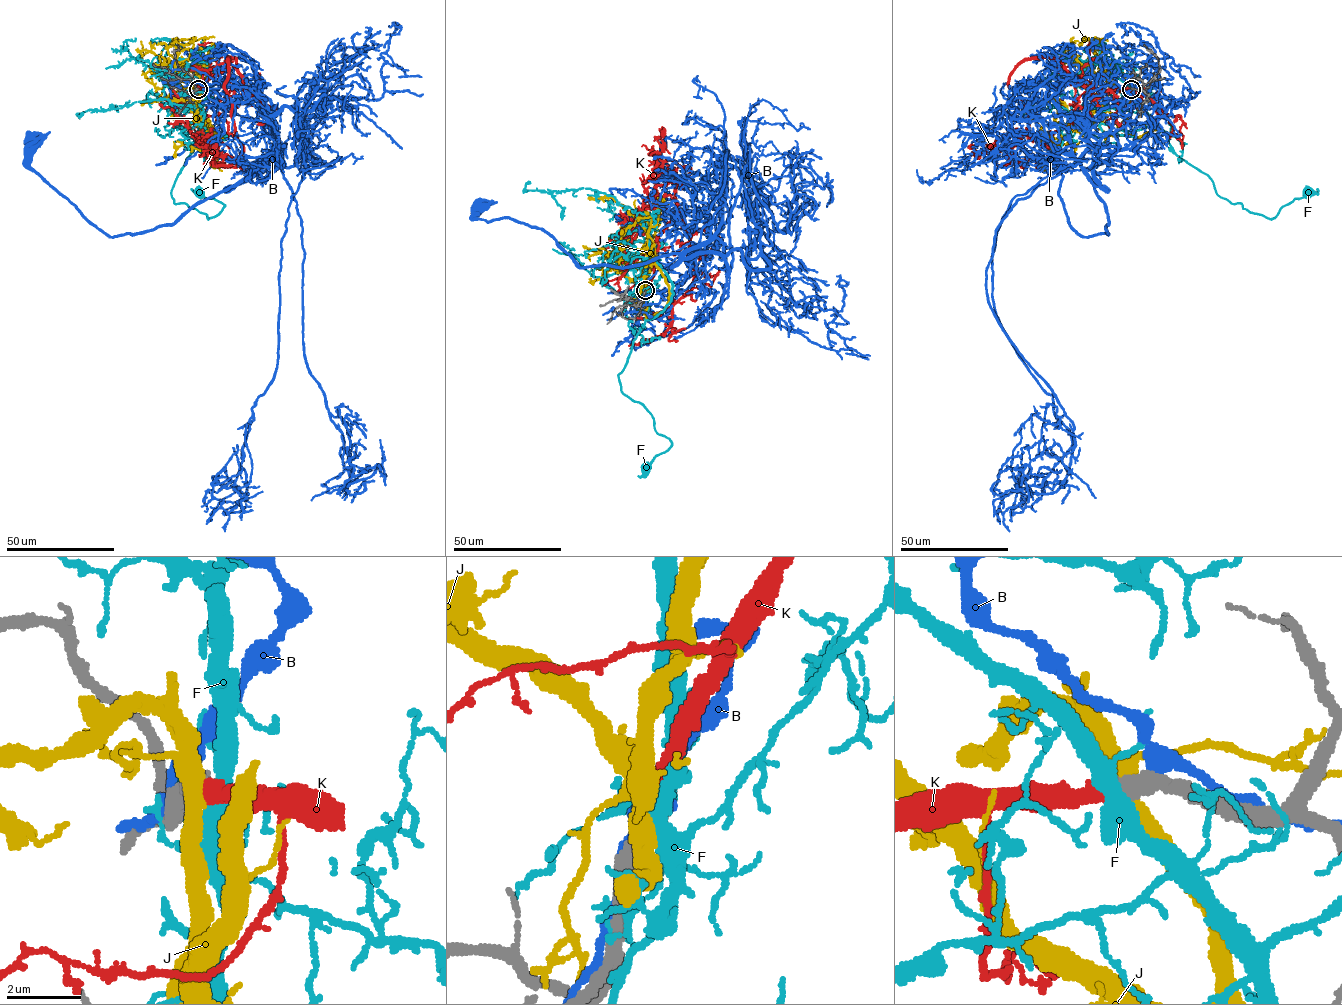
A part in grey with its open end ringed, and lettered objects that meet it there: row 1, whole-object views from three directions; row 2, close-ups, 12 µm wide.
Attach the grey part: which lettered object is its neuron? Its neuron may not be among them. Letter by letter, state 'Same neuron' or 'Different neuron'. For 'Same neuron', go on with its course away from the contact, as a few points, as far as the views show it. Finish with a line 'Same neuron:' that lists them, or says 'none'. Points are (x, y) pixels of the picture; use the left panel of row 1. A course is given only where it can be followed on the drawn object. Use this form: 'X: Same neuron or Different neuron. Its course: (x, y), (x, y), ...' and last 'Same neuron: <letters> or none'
B: Different neuron
F: Different neuron
J: Different neuron
K: Same neuron. Its course: (198, 89), (206, 93), (231, 57), (225, 91), (243, 147), (228, 165), (208, 159), (174, 106), (159, 110)
Same neuron: K

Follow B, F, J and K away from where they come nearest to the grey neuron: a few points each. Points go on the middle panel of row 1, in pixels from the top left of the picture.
B: (644, 292), (642, 305), (666, 315), (722, 225), (681, 253), (580, 267), (541, 229), (477, 218), (480, 208)
F: (645, 290), (645, 322), (618, 375), (622, 392), (640, 403), (652, 415), (655, 430), (671, 442), (646, 467)
J: (645, 290), (644, 314), (652, 318), (665, 307), (668, 284), (648, 248), (647, 232), (611, 197), (588, 198)
K: (645, 290), (652, 246), (678, 214), (672, 167), (680, 188), (689, 167), (663, 162), (655, 206), (606, 247)

